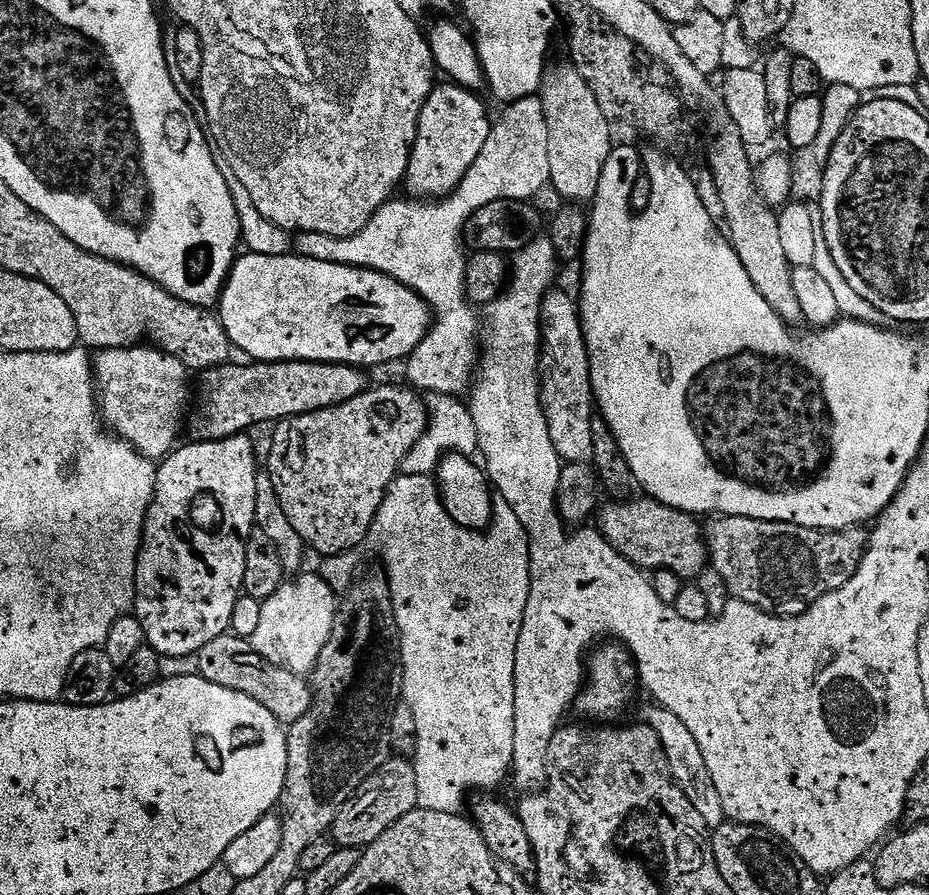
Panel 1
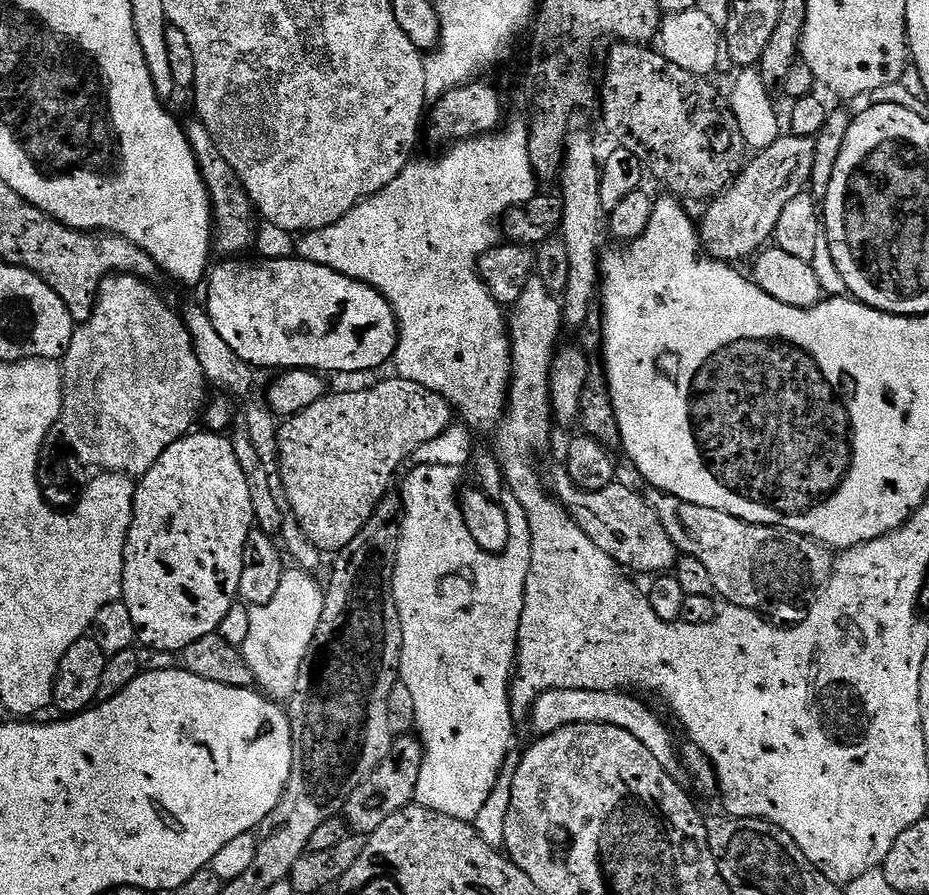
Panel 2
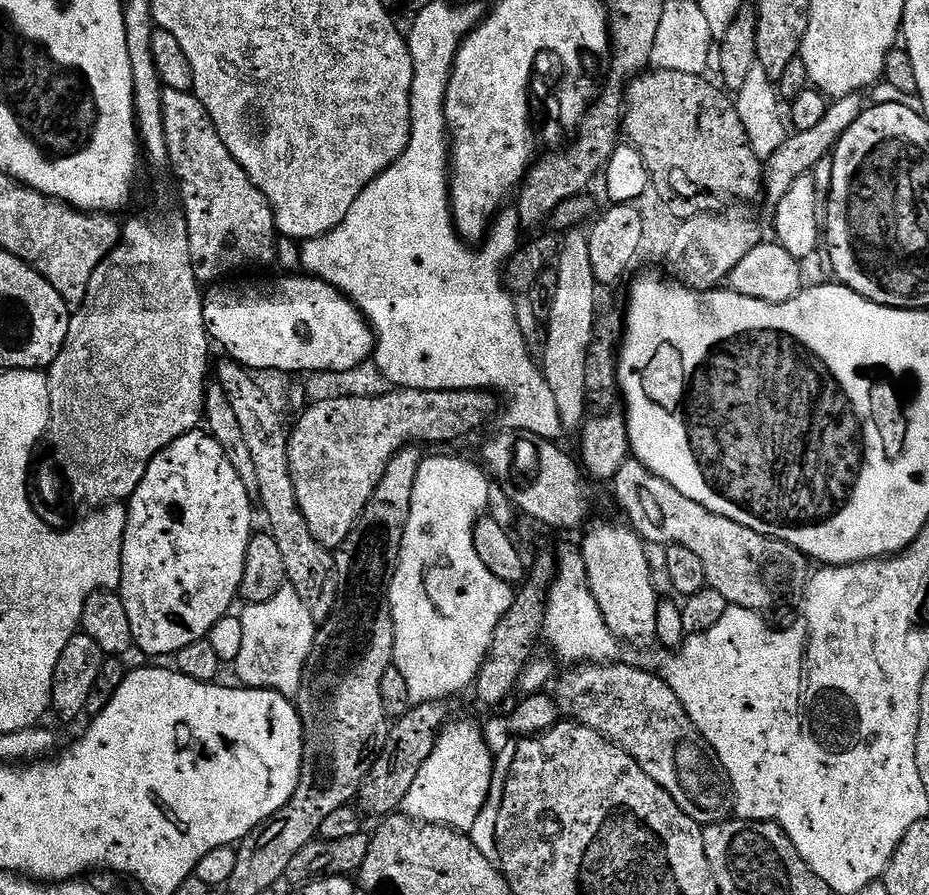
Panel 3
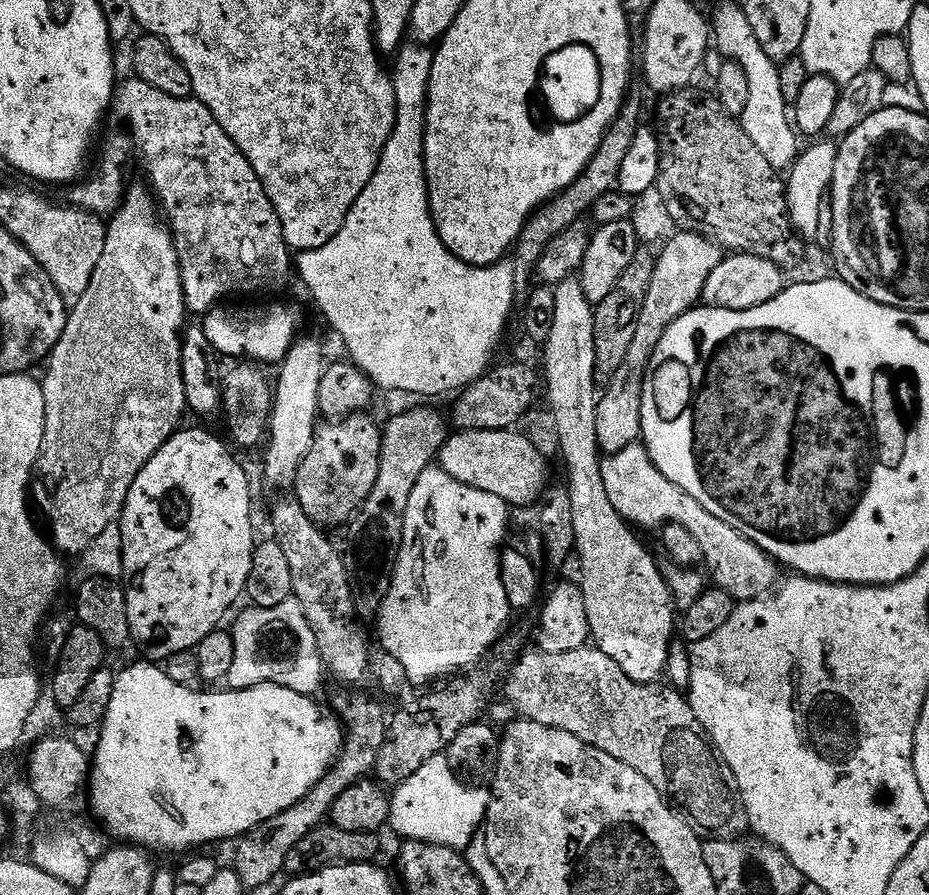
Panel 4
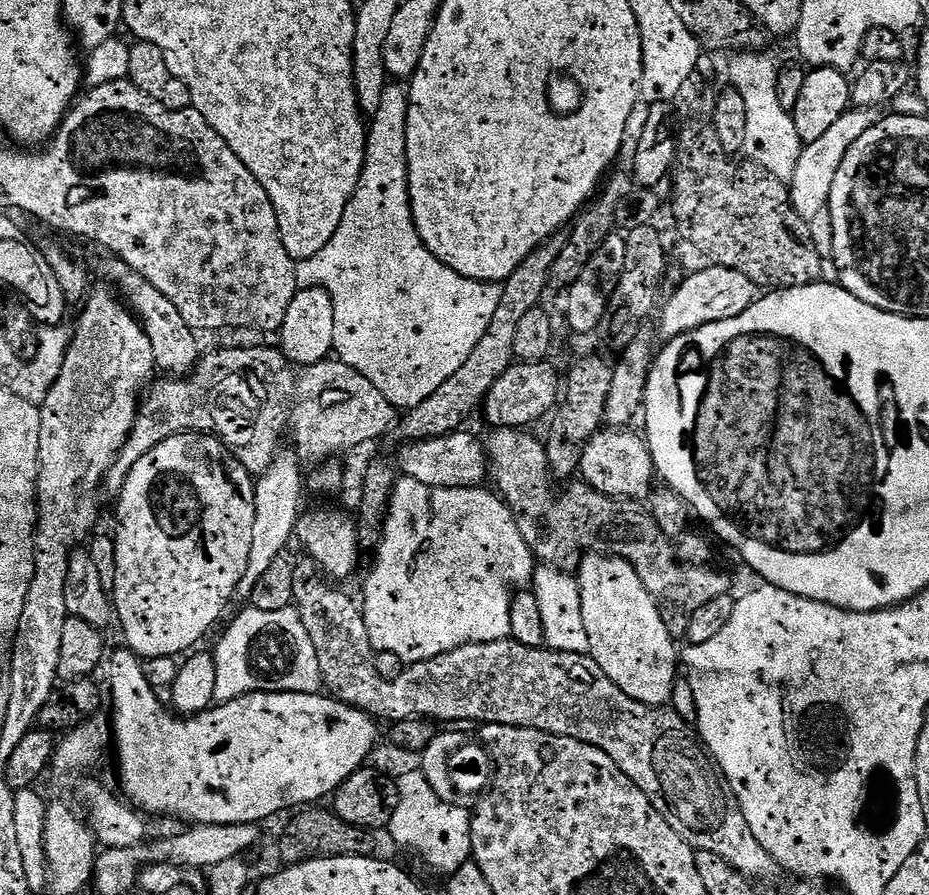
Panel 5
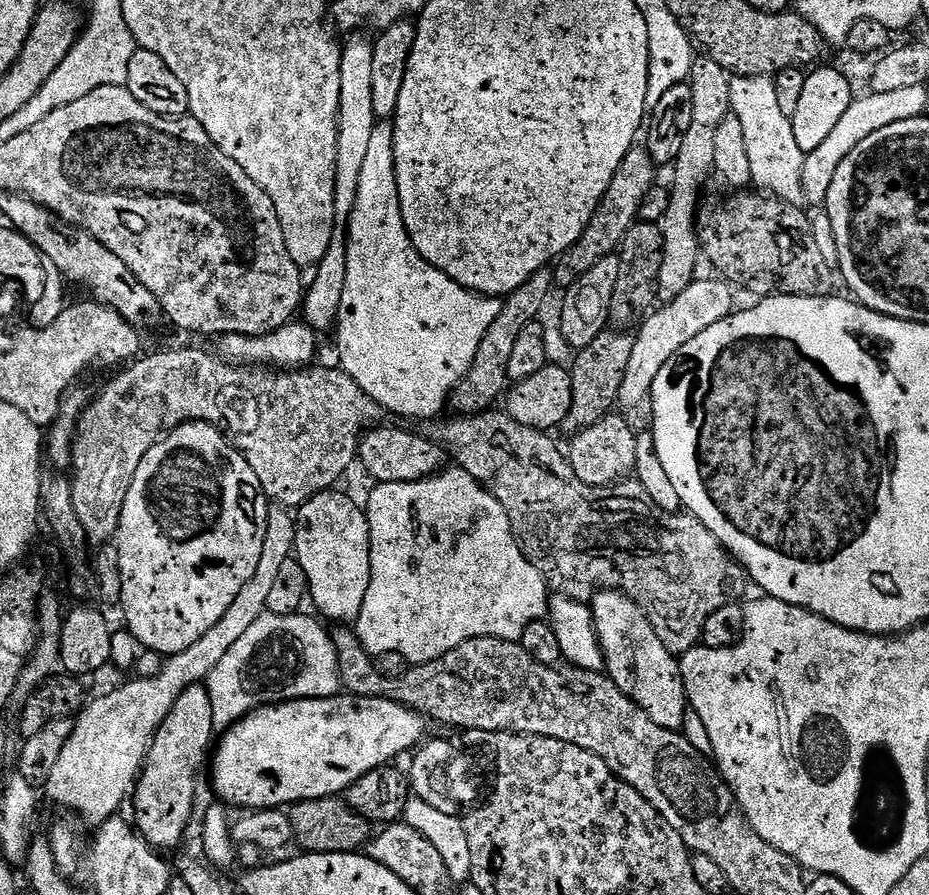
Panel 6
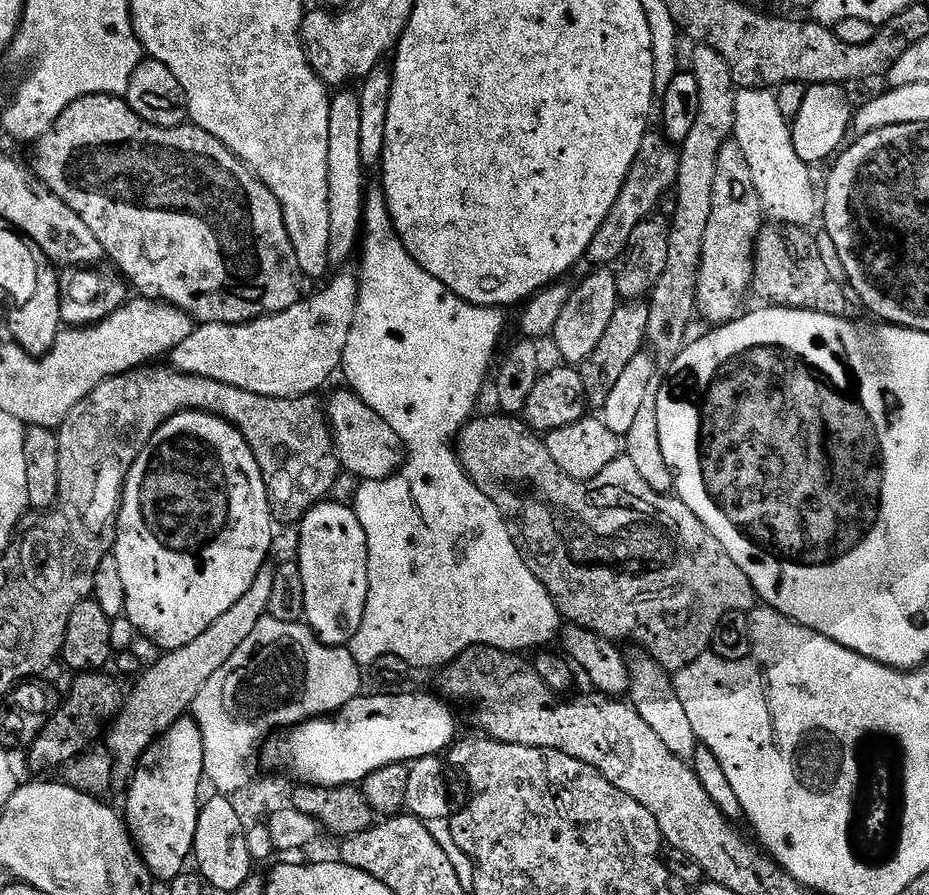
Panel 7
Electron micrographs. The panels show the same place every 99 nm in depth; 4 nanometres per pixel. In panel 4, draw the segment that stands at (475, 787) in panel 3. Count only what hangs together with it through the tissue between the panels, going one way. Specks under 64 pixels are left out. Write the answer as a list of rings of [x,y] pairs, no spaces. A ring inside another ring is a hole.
[[[447,755],[430,758],[418,774],[395,785],[391,793],[388,824],[405,841],[417,840],[457,850],[466,850],[481,831],[488,809],[489,789],[471,788],[459,780],[457,769],[448,763]]]

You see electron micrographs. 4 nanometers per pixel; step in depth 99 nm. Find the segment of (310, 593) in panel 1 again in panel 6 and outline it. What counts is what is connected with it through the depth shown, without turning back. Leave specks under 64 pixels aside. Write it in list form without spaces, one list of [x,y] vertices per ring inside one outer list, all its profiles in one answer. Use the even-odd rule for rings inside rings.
[[[262,615],[238,642],[234,642],[234,646],[230,646],[230,650],[226,650],[226,658],[214,666],[206,681],[217,729],[227,730],[269,704],[341,695],[338,654],[329,629],[324,629],[325,625],[319,619],[311,620],[304,615]]]

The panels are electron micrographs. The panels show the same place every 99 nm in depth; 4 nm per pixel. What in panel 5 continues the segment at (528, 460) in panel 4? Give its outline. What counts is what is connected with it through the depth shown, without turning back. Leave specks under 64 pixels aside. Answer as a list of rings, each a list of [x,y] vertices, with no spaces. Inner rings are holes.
[[[468,430],[451,432],[445,436],[436,436],[432,440],[413,440],[403,445],[398,468],[409,480],[417,480],[431,488],[479,488],[490,476],[490,461],[483,443],[480,444],[468,433]]]

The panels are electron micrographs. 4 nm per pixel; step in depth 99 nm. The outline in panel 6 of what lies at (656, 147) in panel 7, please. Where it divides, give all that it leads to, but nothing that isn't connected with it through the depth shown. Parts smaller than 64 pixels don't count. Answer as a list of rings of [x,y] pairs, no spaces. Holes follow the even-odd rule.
[[[634,146],[628,151],[626,158],[622,158],[622,166],[618,166],[604,199],[596,207],[582,238],[578,238],[578,242],[574,242],[574,246],[570,246],[570,250],[563,252],[559,260],[555,261],[554,280],[559,287],[561,284],[561,289],[567,290],[577,284],[582,274],[594,270],[594,266],[598,266],[602,258],[613,255],[623,245],[626,234],[637,223],[646,194],[657,187],[656,172],[658,165],[652,161],[647,147]]]

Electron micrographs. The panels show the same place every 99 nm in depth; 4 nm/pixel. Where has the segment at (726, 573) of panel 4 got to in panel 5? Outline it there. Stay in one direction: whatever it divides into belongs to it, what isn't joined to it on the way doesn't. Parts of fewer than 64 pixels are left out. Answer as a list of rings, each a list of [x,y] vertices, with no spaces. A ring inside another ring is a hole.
[[[609,427],[592,435],[580,463],[579,475],[583,483],[607,496],[630,500],[640,500],[653,491],[652,479],[655,481],[658,473],[652,462],[652,451],[648,449],[647,439],[632,431]]]

